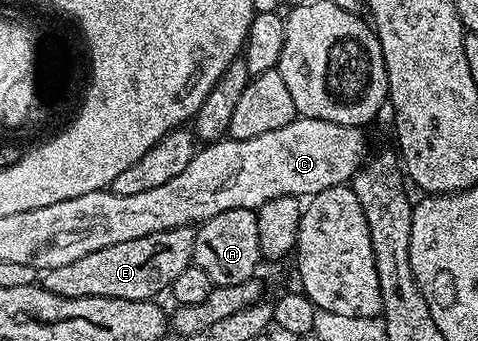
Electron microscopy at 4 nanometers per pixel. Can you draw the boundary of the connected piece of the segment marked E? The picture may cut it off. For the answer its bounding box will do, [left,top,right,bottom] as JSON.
[42,226,195,302]

